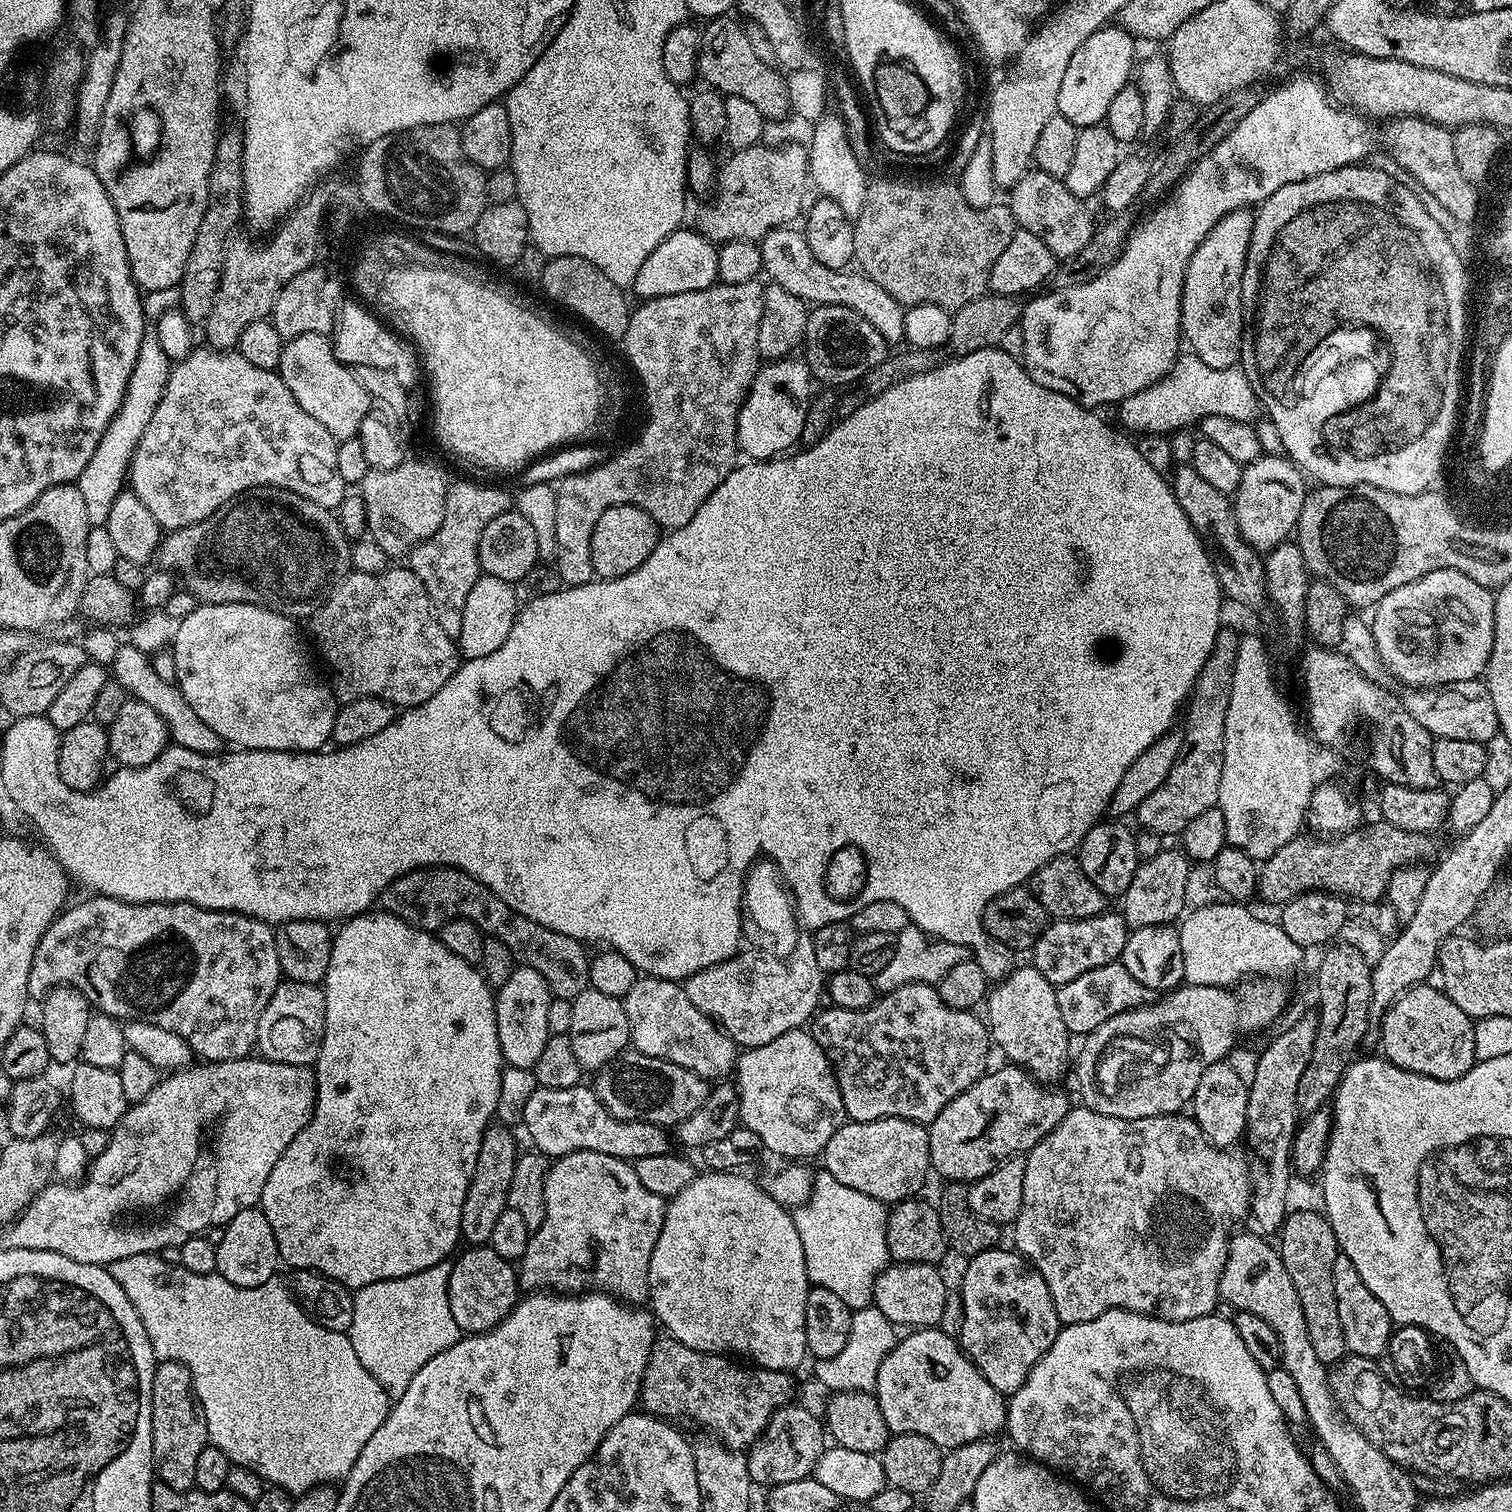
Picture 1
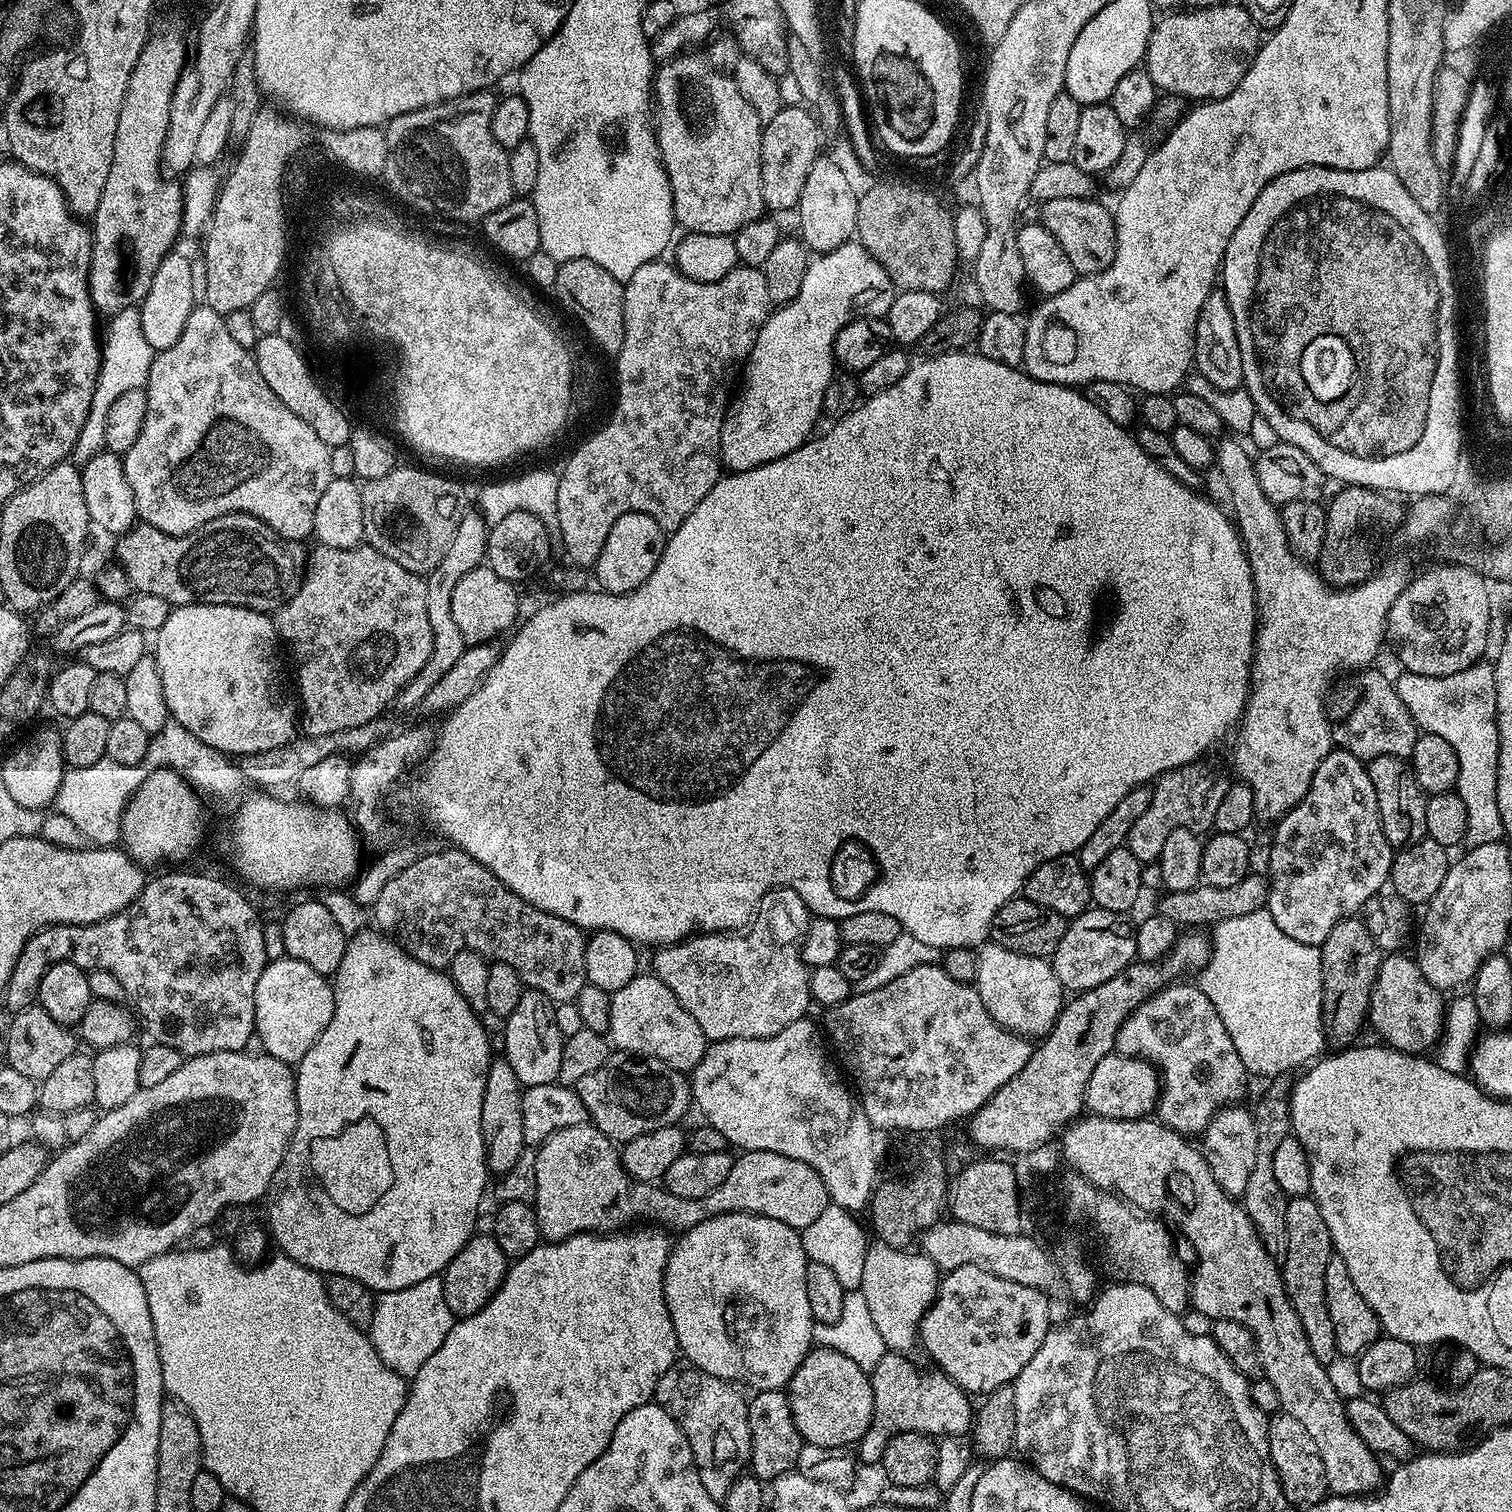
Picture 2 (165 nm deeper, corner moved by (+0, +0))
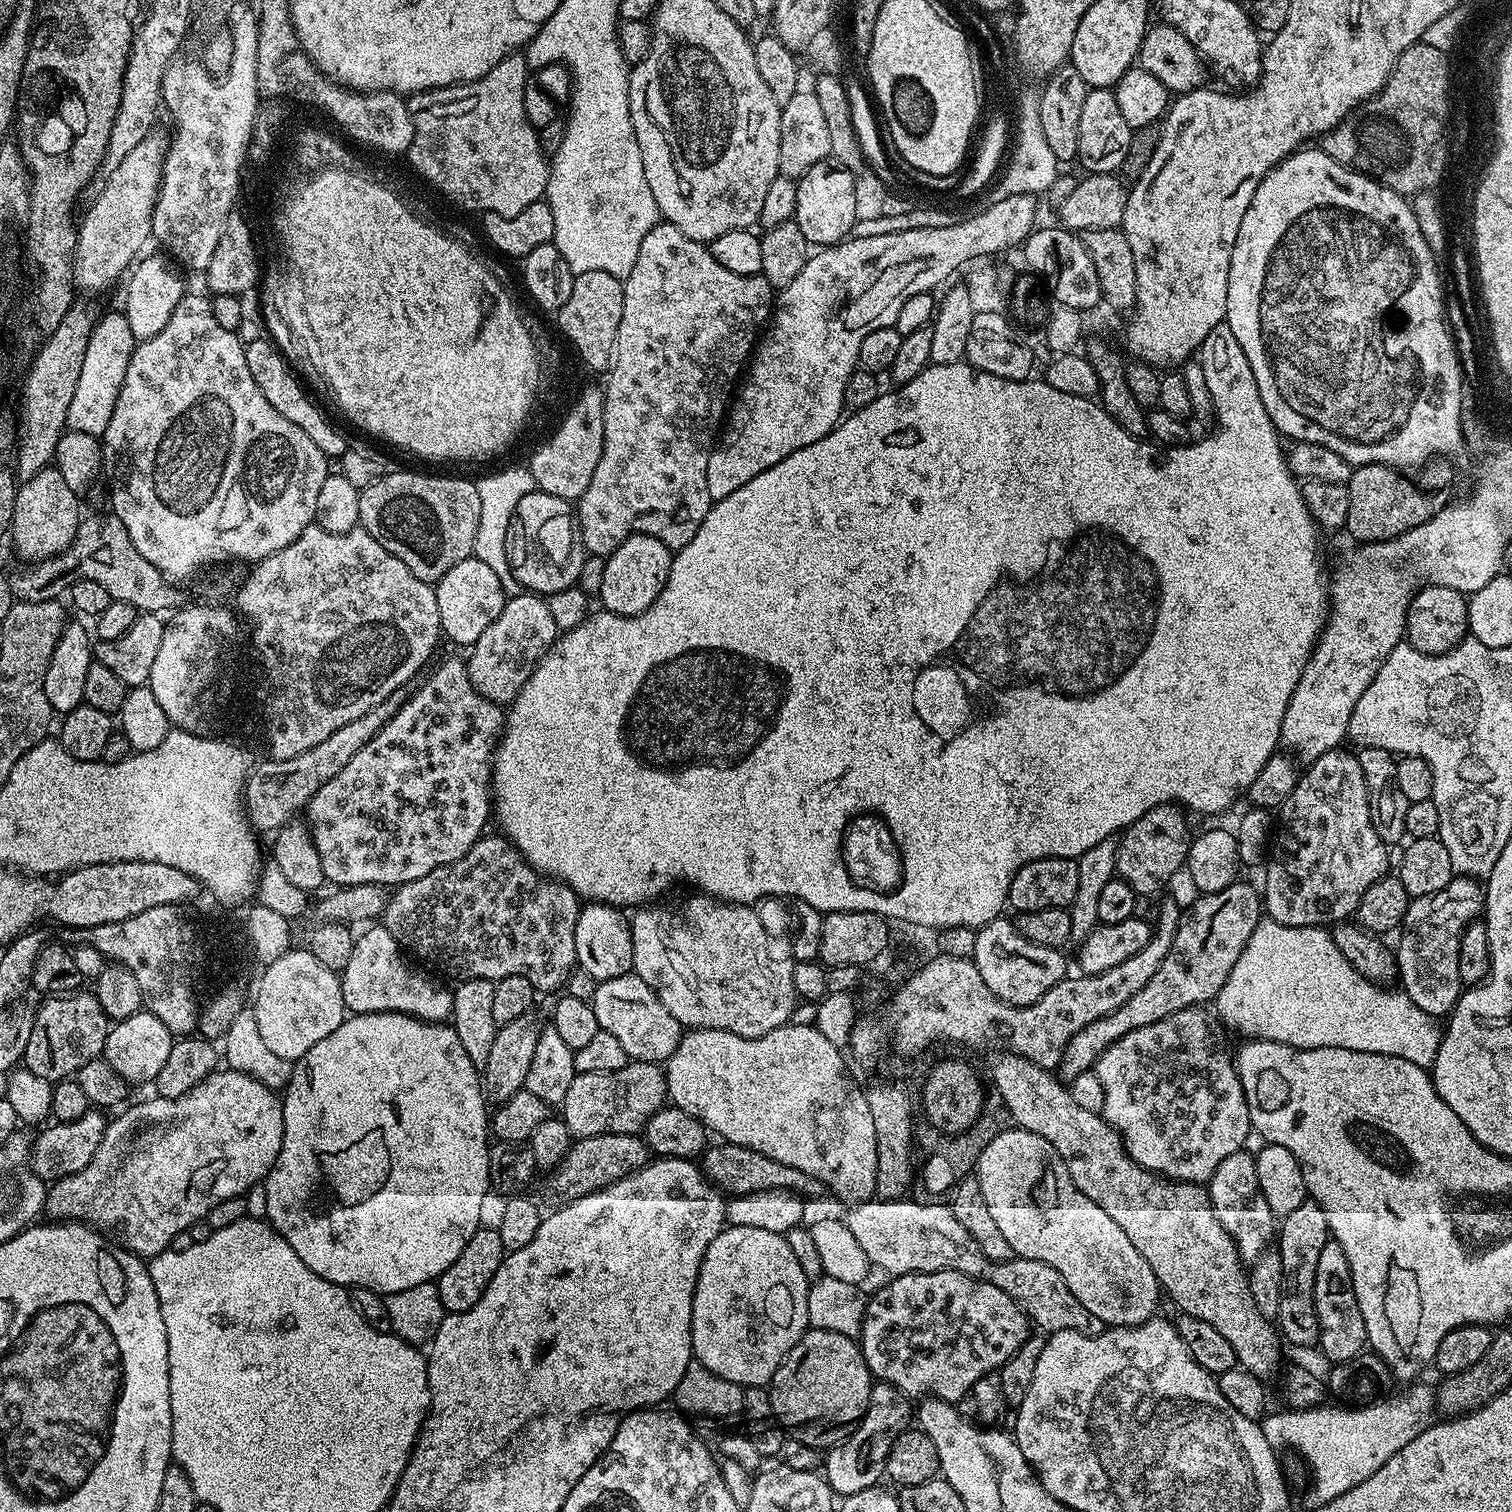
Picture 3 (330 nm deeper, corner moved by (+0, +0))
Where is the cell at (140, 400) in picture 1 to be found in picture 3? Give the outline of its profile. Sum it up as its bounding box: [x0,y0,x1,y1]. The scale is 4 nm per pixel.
[68,311,138,437]

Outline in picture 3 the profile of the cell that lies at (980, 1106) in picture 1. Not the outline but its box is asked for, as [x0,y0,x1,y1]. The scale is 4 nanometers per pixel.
[1058,882,1262,1082]

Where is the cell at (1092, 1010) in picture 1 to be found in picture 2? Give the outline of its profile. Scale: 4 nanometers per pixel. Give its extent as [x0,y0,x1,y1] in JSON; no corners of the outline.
[1115,982,1250,1138]

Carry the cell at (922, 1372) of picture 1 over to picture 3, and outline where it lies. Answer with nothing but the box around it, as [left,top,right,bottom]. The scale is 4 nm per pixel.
[822,1383,914,1497]

